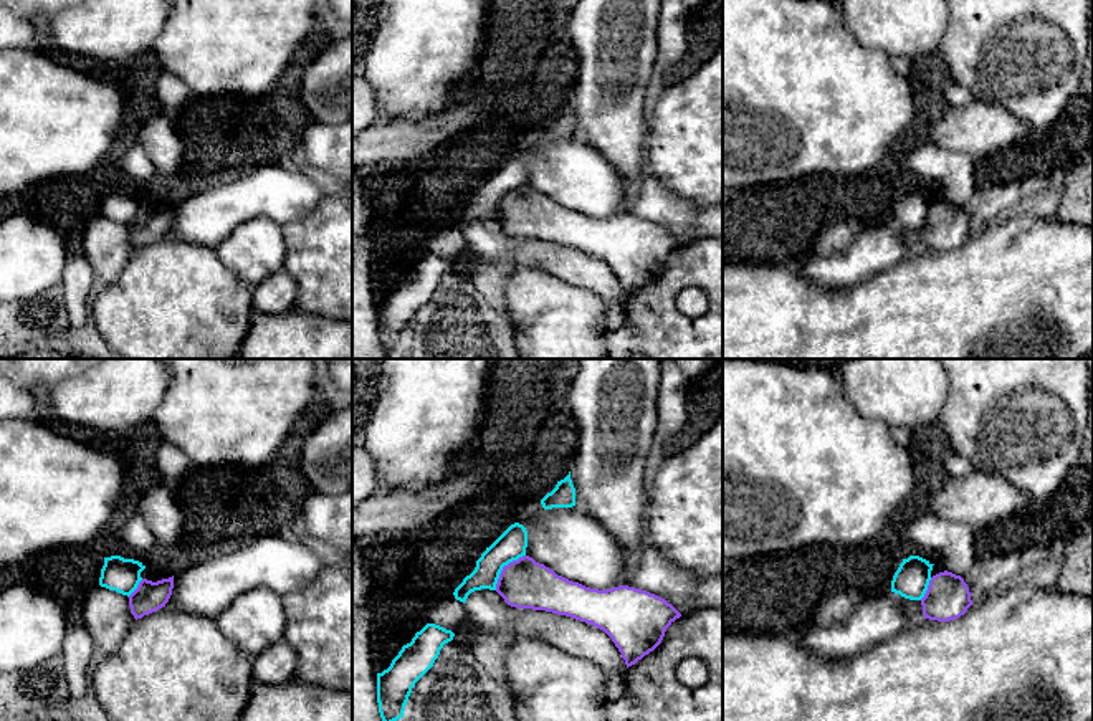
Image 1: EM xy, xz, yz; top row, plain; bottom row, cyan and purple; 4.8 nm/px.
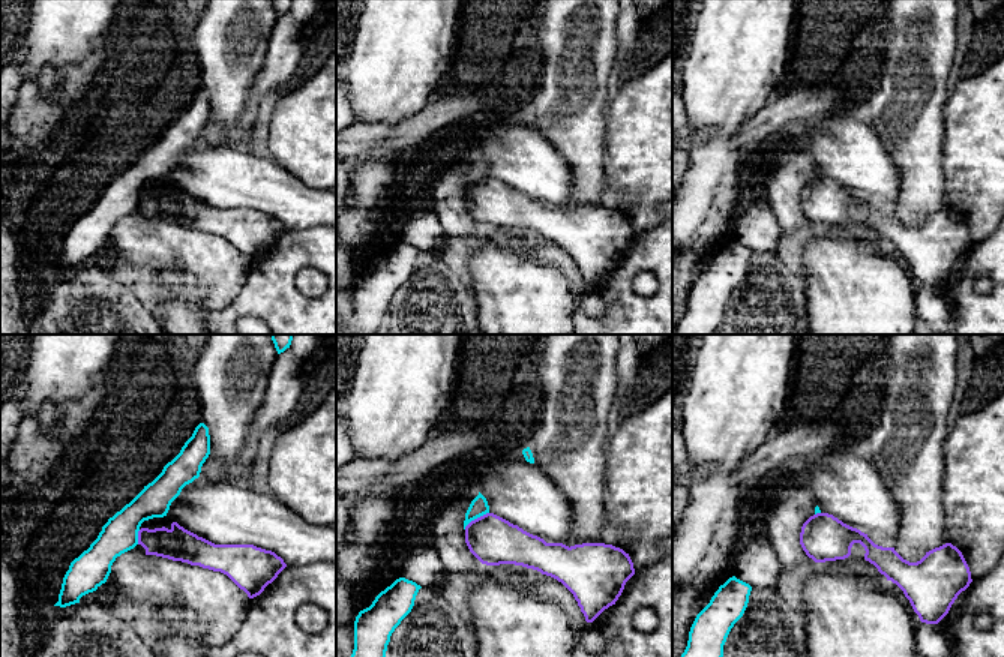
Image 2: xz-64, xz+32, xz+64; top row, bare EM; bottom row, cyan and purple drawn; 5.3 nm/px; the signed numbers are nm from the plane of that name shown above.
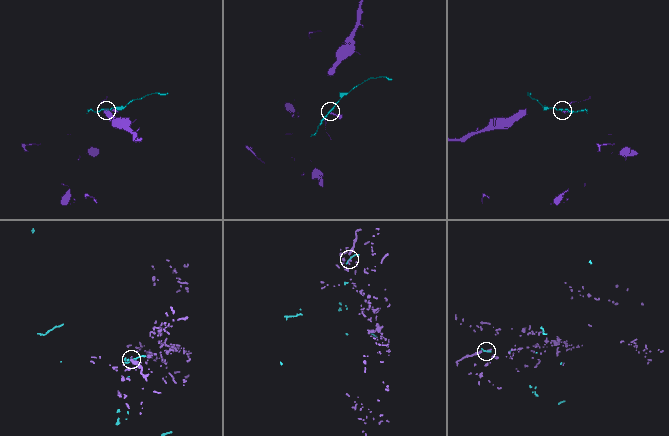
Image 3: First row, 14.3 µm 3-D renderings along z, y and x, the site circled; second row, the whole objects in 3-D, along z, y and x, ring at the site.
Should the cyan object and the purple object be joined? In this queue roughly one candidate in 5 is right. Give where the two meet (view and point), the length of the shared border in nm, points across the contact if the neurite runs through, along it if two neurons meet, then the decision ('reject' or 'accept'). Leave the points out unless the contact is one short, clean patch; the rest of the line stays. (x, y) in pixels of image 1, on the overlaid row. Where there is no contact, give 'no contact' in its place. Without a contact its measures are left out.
meets cyan in xz at (503, 566); contact 220 nm long; border along xz (525, 554), (503, 568), (495, 589); reject

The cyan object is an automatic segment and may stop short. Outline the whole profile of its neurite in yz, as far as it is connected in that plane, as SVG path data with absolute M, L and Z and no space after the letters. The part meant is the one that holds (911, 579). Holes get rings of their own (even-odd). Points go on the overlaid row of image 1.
M919 556L903 559L891 580L891 592L909 600L921 600L931 580L933 566Z

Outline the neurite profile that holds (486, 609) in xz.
M489 589L471 592L465 609L471 627L506 638L539 638L569 655L594 661L605 676L605 696L622 696L627 665L604 630L567 615L511 607L496 590Z

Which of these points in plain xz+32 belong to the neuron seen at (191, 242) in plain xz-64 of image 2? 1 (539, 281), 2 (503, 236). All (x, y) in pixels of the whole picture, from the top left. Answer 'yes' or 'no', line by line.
1: no
2: yes

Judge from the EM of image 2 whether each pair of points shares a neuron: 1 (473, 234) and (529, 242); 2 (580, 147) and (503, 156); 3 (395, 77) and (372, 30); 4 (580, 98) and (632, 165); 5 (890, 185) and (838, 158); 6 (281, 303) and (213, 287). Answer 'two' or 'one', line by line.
1: one
2: two
3: one
4: two
5: one
6: two

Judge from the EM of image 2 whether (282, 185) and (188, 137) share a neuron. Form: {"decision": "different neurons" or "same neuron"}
{"decision": "different neurons"}

